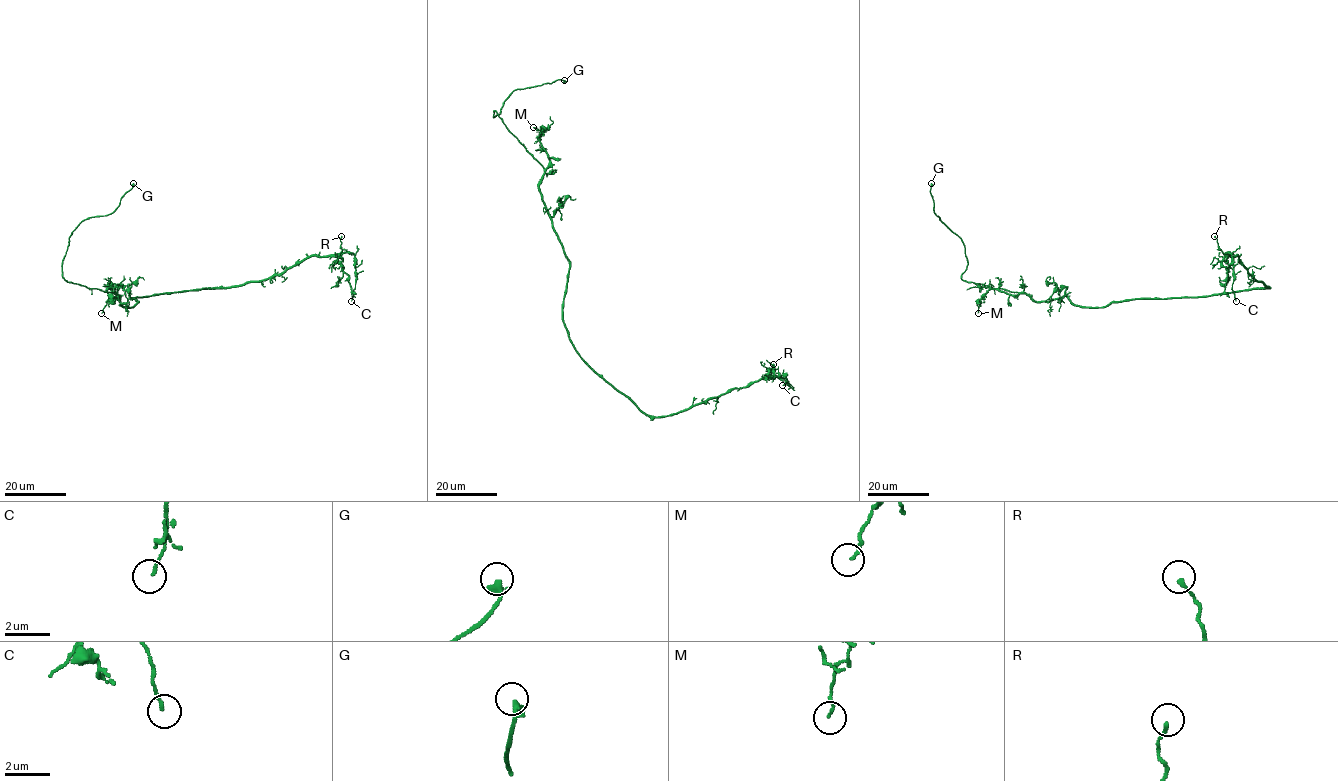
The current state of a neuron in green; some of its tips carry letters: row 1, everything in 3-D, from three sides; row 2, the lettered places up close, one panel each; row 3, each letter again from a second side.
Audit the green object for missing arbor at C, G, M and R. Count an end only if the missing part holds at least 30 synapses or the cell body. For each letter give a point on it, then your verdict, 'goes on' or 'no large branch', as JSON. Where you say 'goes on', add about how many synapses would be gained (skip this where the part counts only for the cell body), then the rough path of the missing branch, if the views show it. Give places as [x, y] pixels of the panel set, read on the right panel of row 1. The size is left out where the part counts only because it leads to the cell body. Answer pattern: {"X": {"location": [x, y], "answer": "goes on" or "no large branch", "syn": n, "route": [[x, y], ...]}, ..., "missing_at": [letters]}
{"C": {"location": [1236, 301], "answer": "no large branch"}, "G": {"location": [931, 183], "answer": "goes on"}, "M": {"location": [978, 313], "answer": "no large branch"}, "R": {"location": [1214, 236], "answer": "no large branch"}, "missing_at": ["G"]}

